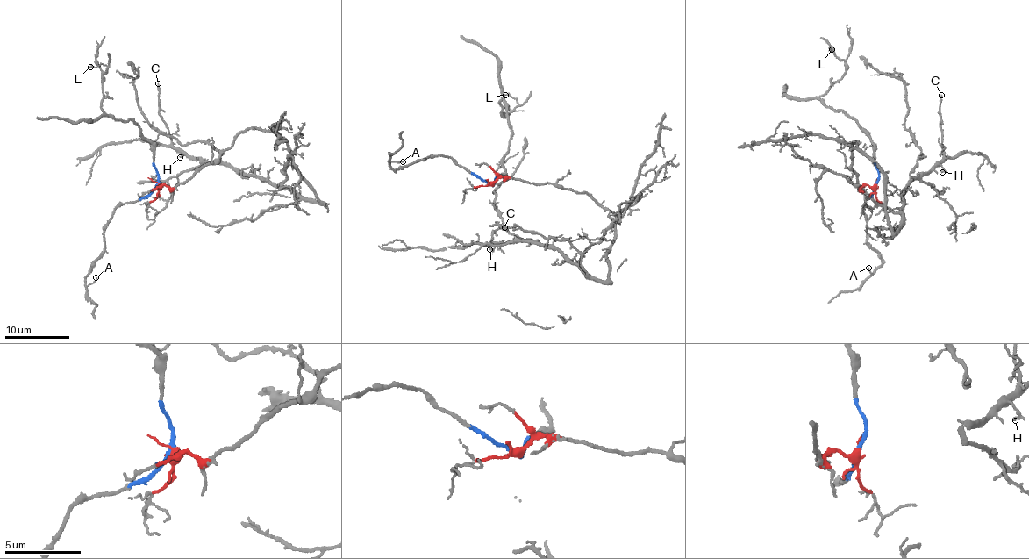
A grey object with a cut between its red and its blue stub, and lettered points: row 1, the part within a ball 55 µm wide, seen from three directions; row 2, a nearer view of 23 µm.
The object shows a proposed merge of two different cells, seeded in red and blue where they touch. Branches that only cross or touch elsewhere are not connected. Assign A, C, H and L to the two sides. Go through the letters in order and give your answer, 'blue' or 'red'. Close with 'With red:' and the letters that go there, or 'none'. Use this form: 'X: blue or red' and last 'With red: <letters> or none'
A: blue
C: red
H: red
L: blue
With red: C, H

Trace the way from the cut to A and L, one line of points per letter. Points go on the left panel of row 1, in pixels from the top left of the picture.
A: (157, 183), (146, 196), (121, 204), (112, 212), (104, 230), (104, 250), (85, 279), (88, 284), (96, 277)
L: (157, 183), (154, 146), (130, 119), (117, 120), (105, 113), (101, 103), (107, 67), (89, 67)

